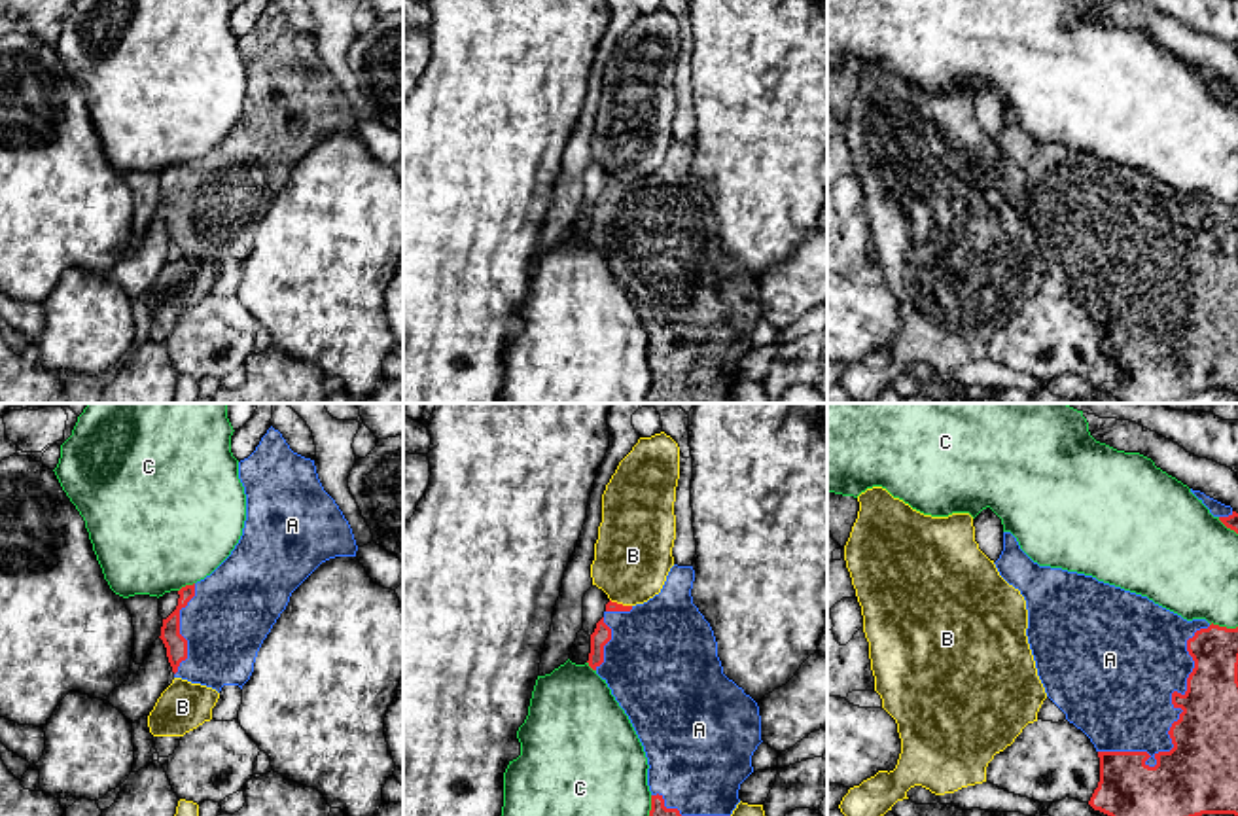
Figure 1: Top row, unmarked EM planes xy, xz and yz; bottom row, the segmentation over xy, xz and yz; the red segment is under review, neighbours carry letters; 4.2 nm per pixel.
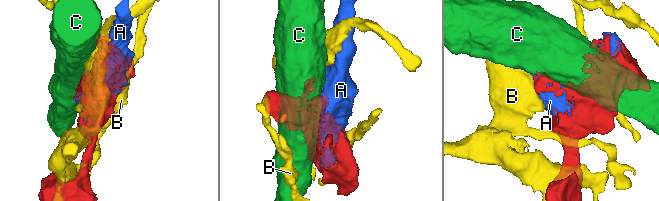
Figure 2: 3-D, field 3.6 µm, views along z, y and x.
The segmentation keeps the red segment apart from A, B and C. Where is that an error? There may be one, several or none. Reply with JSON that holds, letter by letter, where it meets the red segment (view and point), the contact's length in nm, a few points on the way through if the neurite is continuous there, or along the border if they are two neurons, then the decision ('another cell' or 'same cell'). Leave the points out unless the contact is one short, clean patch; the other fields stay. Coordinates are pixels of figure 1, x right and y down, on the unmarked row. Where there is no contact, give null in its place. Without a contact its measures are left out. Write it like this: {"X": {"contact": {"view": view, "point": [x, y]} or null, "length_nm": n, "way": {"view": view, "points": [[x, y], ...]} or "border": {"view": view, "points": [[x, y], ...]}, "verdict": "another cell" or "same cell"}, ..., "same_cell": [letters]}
{"A": {"contact": {"view": "yz", "point": [1180, 290]}, "length_nm": 700, "verdict": "same cell"}, "B": {"contact": {"view": "xz", "point": [621, 180]}, "length_nm": 100, "verdict": "another cell"}, "C": {"contact": {"view": "xy", "point": [186, 161]}, "length_nm": 80, "verdict": "another cell"}, "same_cell": ["A"]}

